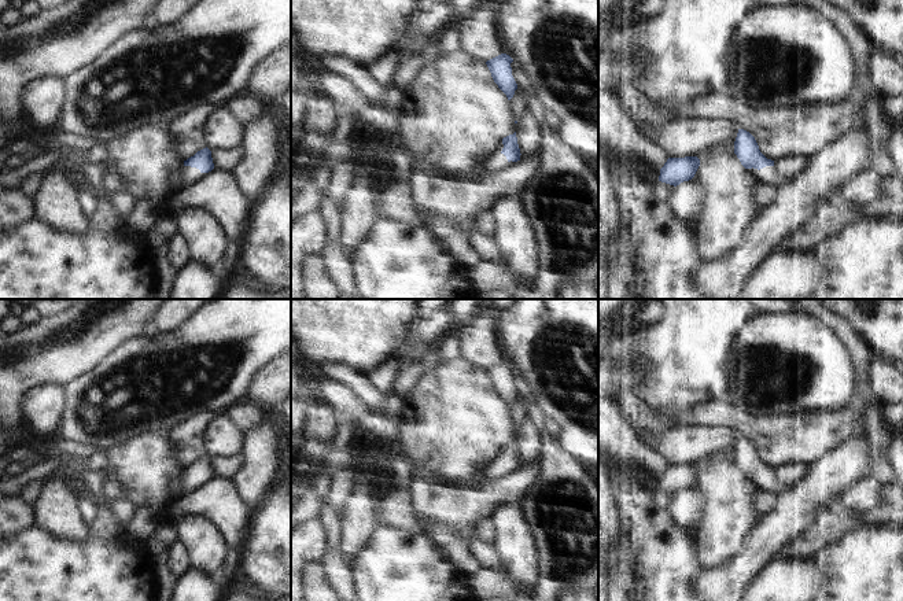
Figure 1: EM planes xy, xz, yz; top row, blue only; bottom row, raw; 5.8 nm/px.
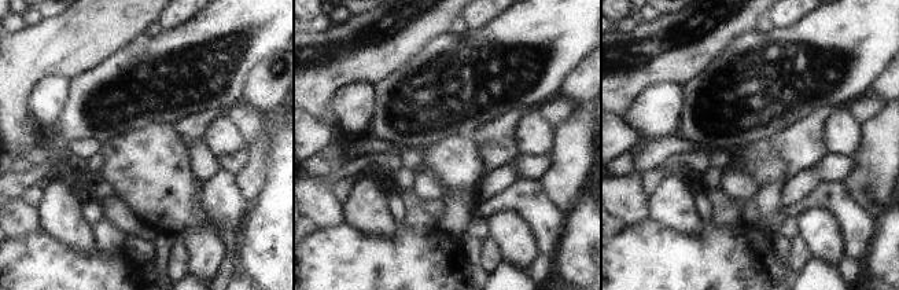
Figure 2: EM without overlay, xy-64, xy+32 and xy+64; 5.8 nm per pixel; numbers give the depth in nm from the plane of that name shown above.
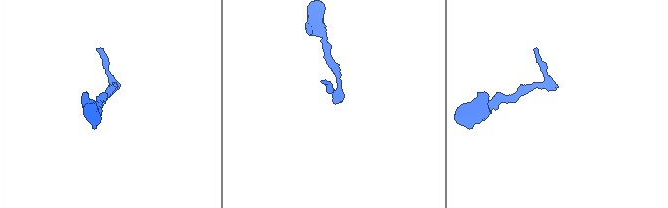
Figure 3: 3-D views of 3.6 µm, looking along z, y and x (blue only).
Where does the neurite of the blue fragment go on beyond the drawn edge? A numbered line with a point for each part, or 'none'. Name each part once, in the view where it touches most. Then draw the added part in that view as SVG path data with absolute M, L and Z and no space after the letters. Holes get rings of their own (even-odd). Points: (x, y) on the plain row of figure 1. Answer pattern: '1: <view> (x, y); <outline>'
1: xy (190, 482); M184 473L180 482L181 482L184 494L188 494L188 493L192 493L199 486L200 478L196 475Z

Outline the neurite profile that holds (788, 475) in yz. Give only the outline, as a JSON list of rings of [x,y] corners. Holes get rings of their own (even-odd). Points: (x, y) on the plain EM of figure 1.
[[[785,464],[774,468],[774,475],[784,490],[790,490],[803,480],[808,468],[808,465]]]

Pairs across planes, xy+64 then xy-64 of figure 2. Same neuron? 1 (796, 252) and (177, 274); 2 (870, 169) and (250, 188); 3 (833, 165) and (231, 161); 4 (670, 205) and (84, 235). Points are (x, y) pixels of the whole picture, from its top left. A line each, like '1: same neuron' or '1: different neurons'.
1: same neuron
2: same neuron
3: same neuron
4: same neuron

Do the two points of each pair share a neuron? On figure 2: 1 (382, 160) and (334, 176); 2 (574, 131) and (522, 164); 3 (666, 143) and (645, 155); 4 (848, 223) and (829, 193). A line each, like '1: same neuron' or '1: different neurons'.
1: same neuron
2: different neurons
3: same neuron
4: same neuron

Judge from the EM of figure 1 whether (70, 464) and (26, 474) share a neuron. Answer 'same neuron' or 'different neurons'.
same neuron

